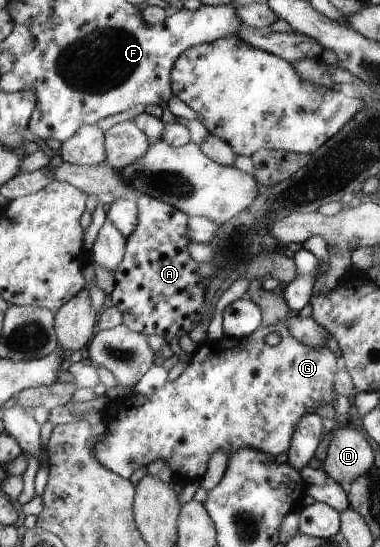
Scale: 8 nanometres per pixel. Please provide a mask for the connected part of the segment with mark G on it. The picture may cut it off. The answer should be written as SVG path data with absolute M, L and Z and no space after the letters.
M287 321L278 322L274 325L261 325L253 334L248 337L240 339L232 339L224 336L221 339L208 338L205 342L198 342L197 348L192 353L192 357L186 364L186 368L177 379L172 382L167 381L164 386L148 395L141 393L133 393L124 399L110 400L107 408L101 410L102 414L106 416L102 418L106 423L106 438L99 440L94 444L94 457L98 459L103 466L107 467L111 472L129 478L137 468L141 466L151 465L155 461L166 462L173 471L173 481L180 481L187 484L188 482L195 482L203 476L203 472L207 470L207 462L211 458L211 454L215 450L225 450L229 455L232 455L234 450L239 450L241 447L257 447L259 450L265 451L267 454L277 456L281 452L287 452L290 448L290 442L293 440L295 425L304 417L304 414L315 413L315 409L325 403L331 403L335 397L334 378L339 368L338 359L327 345L311 346L302 343L296 339L290 332L287 326Z

